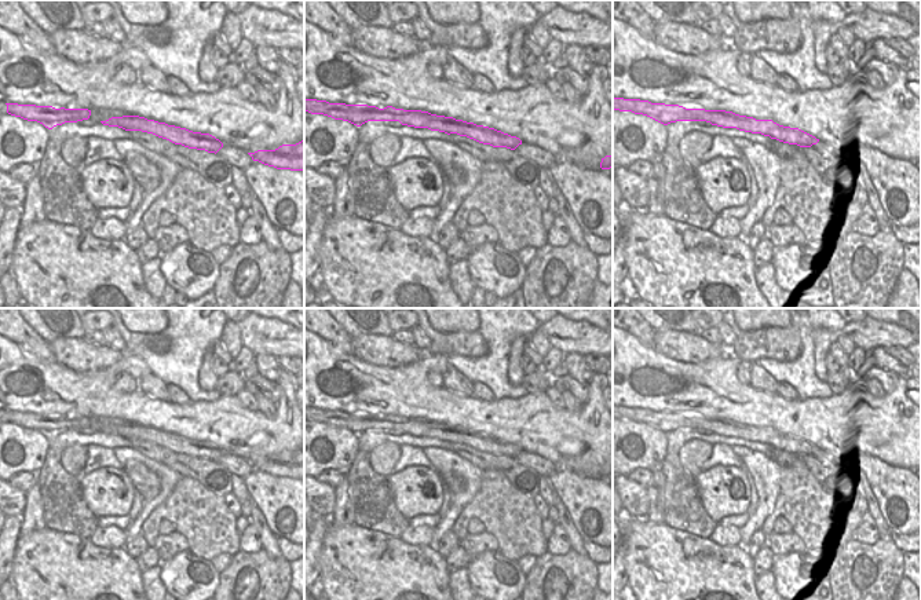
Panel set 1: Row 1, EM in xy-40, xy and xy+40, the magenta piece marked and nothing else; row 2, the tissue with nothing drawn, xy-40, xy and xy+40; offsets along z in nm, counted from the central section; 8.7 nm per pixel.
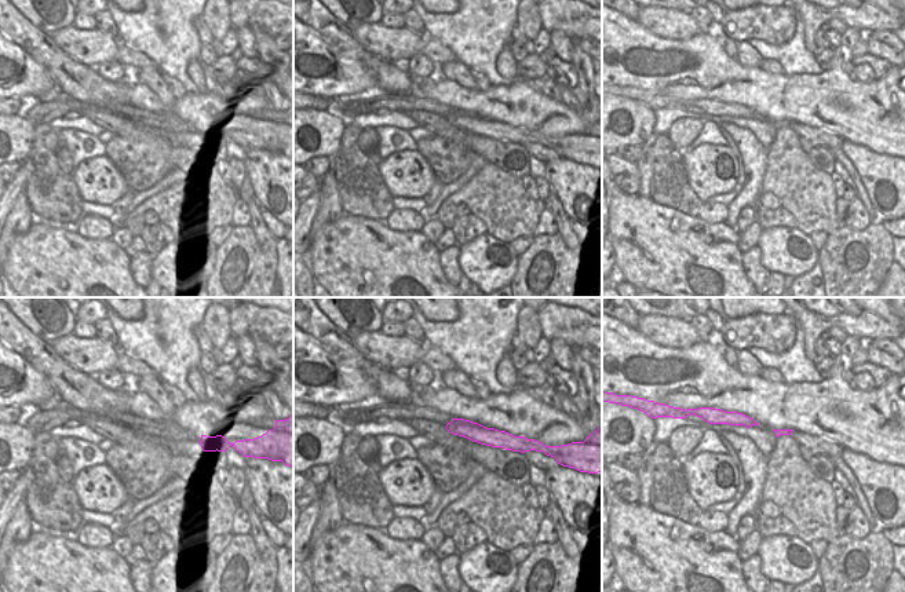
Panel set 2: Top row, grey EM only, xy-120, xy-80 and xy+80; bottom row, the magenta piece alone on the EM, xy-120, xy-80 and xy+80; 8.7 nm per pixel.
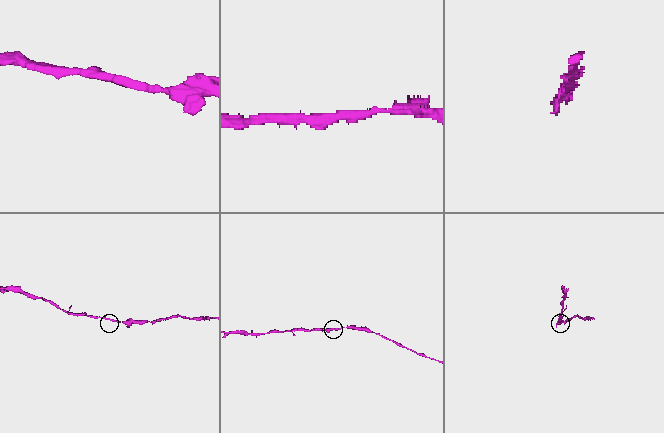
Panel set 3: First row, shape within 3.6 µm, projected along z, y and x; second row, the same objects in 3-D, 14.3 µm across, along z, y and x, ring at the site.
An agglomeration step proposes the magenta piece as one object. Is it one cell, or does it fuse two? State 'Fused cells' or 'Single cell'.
Single cell

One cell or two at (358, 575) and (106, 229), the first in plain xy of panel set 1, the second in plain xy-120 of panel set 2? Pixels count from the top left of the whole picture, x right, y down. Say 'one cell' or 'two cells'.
two cells

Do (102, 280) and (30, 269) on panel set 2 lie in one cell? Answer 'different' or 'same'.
same

